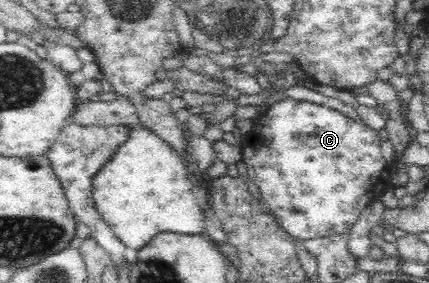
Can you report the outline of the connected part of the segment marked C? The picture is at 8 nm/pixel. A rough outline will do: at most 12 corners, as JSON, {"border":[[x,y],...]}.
{"border":[[291,97],[241,166],[293,240],[349,233],[391,187],[378,132]]}

